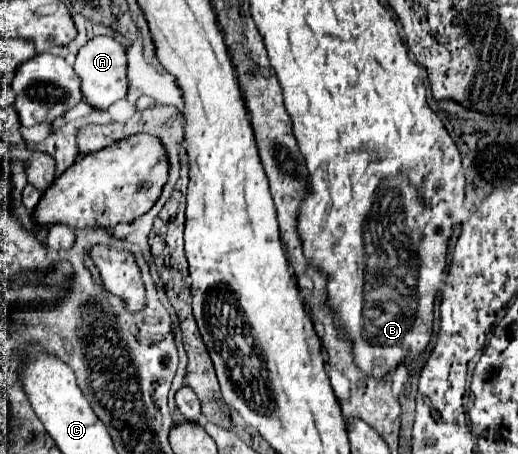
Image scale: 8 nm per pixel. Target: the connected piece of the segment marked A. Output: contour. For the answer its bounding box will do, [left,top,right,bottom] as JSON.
[74,35,128,111]

